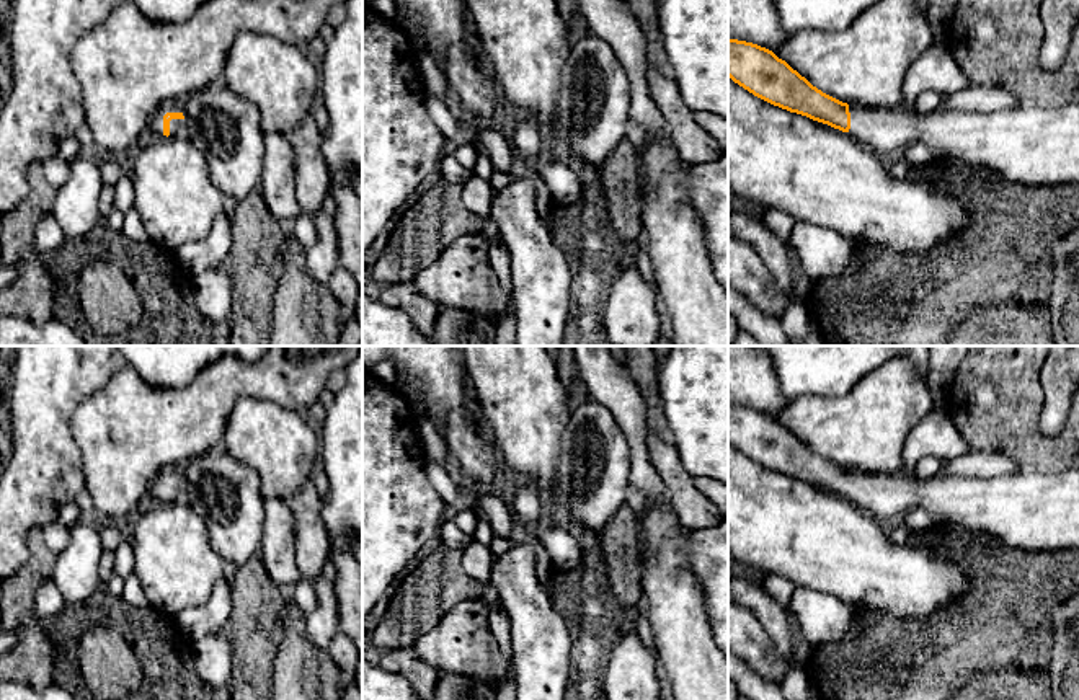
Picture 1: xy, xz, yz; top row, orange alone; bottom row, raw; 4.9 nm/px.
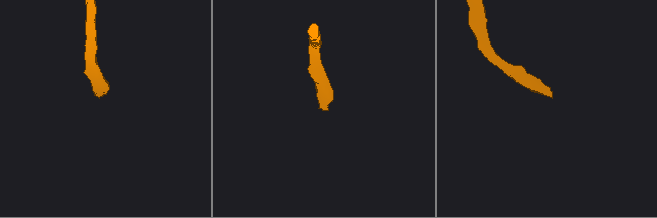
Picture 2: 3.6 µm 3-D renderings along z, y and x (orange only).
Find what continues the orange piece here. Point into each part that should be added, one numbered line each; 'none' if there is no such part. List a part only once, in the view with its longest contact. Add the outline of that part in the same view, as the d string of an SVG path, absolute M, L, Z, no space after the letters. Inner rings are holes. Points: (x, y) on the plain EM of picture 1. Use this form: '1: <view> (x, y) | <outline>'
1: xy (155, 493) | M165 467L152 481L152 486L149 490L149 499L152 501L163 501L163 481L167 478L183 478L181 472L178 467Z

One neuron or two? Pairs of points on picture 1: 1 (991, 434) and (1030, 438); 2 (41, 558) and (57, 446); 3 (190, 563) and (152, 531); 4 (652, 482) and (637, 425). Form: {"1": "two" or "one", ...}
{"1": "one", "2": "two", "3": "one", "4": "one"}

